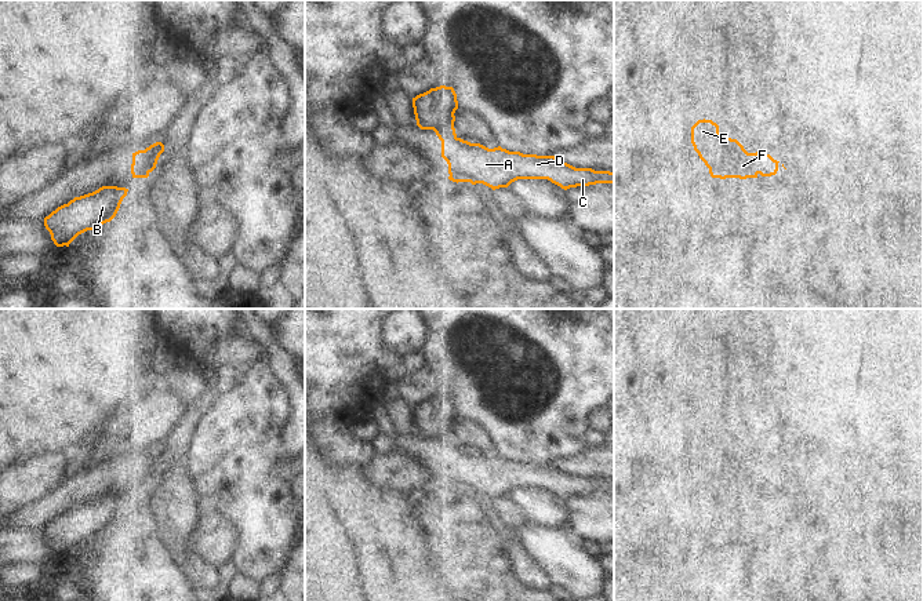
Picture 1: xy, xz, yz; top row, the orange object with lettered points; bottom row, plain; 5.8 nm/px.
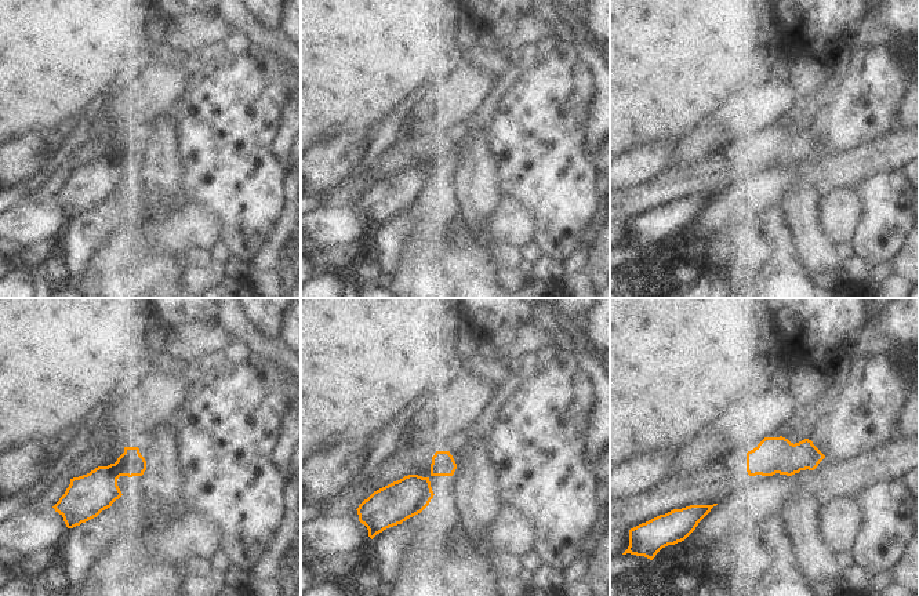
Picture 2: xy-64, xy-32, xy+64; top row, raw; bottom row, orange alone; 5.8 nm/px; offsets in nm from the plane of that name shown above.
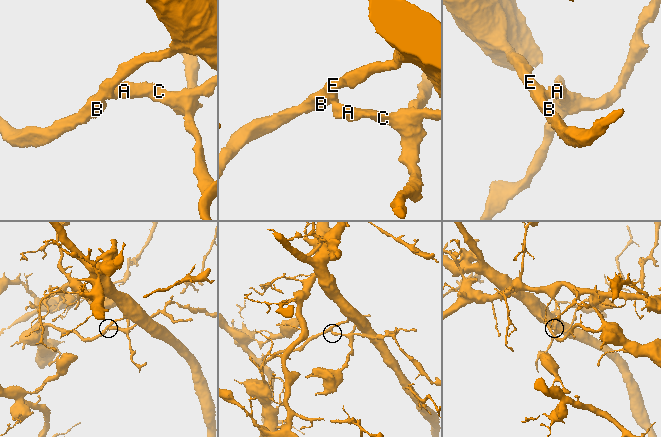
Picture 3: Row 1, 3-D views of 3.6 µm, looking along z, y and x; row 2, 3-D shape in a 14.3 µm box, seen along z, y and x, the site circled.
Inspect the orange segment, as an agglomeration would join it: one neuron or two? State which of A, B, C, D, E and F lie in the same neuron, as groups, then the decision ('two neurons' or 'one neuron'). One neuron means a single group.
groups A C D / B E F; two neurons

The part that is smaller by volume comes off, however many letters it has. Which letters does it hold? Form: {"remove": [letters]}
{"remove": ["A", "C", "D"]}

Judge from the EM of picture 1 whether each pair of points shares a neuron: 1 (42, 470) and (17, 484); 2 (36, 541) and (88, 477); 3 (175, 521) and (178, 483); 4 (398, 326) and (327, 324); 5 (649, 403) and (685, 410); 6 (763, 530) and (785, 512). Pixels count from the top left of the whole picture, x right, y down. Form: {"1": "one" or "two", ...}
{"1": "one", "2": "two", "3": "one", "4": "two", "5": "one", "6": "one"}

